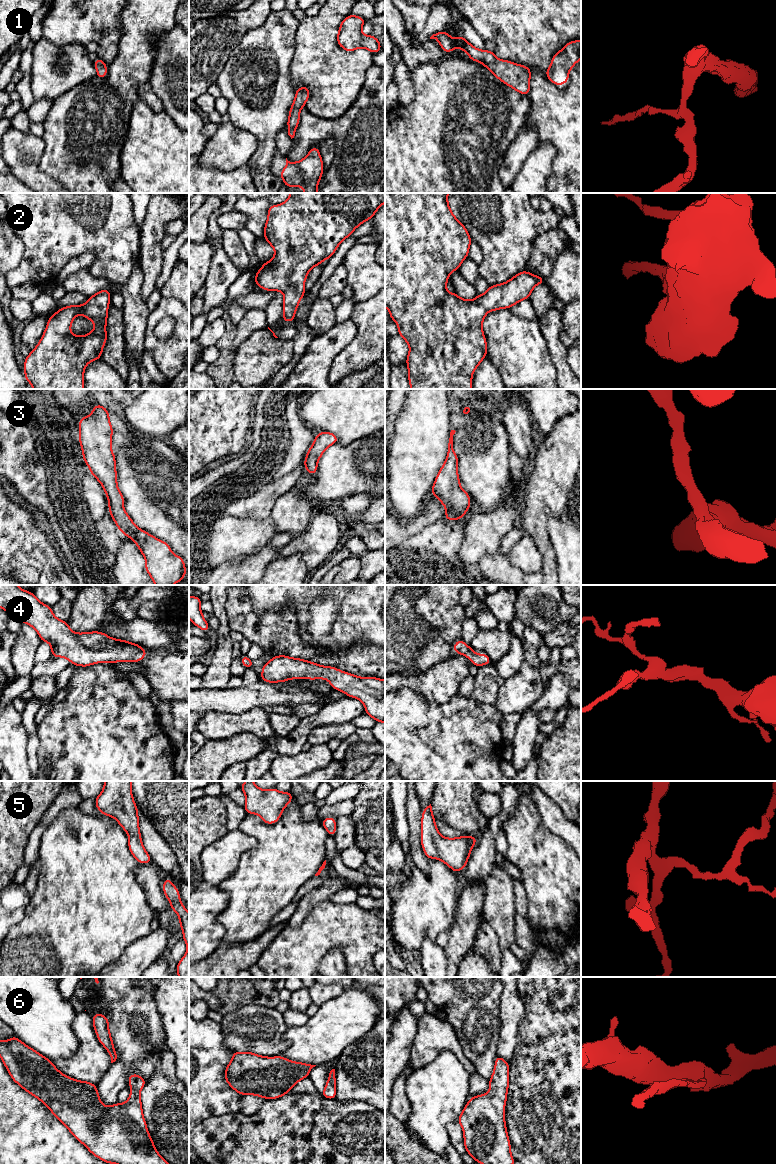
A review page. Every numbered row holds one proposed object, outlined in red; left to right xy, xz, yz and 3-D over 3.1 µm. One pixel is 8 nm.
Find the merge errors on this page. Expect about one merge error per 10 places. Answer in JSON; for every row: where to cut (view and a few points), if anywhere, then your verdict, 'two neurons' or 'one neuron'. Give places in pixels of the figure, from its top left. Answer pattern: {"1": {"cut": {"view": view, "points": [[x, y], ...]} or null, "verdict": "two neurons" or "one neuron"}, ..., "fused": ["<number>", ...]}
{"1": {"cut": null, "verdict": "one neuron"}, "2": {"cut": null, "verdict": "one neuron"}, "3": {"cut": null, "verdict": "one neuron"}, "4": {"cut": null, "verdict": "one neuron"}, "5": {"cut": null, "verdict": "one neuron"}, "6": {"cut": null, "verdict": "one neuron"}, "fused": []}

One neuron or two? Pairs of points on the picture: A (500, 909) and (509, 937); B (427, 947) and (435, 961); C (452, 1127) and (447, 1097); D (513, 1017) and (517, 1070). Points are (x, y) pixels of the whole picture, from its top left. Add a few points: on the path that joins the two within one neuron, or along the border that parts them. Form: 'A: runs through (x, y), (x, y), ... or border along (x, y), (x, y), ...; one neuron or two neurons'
A: runs through (501, 916), (505, 930); one neuron
B: runs through (429, 950), (432, 958); one neuron
C: border along (456, 1119), (447, 1125), (447, 1138), (450, 1142); two neurons
D: border along (520, 1022), (517, 1043), (509, 1063); two neurons

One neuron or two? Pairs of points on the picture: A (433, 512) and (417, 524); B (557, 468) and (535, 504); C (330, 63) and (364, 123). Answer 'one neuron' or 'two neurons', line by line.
A: one neuron
B: one neuron
C: two neurons

